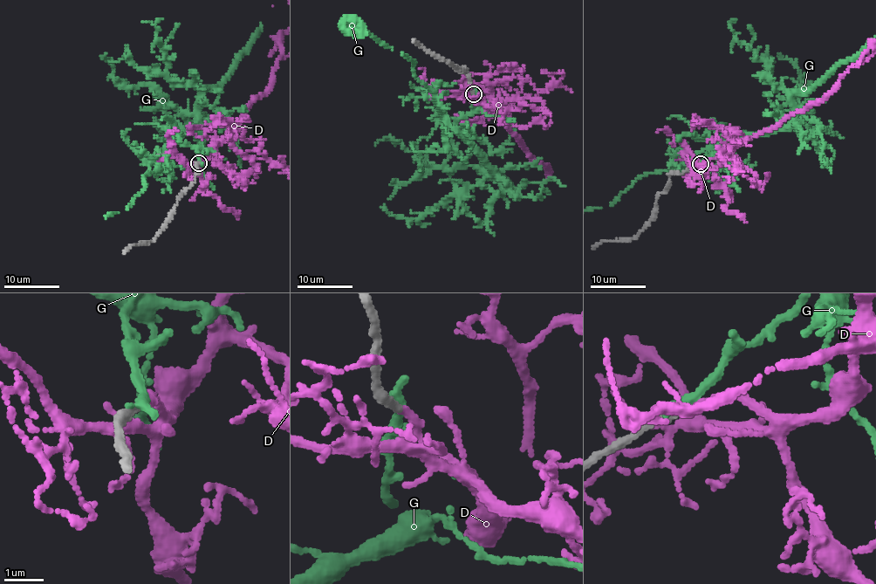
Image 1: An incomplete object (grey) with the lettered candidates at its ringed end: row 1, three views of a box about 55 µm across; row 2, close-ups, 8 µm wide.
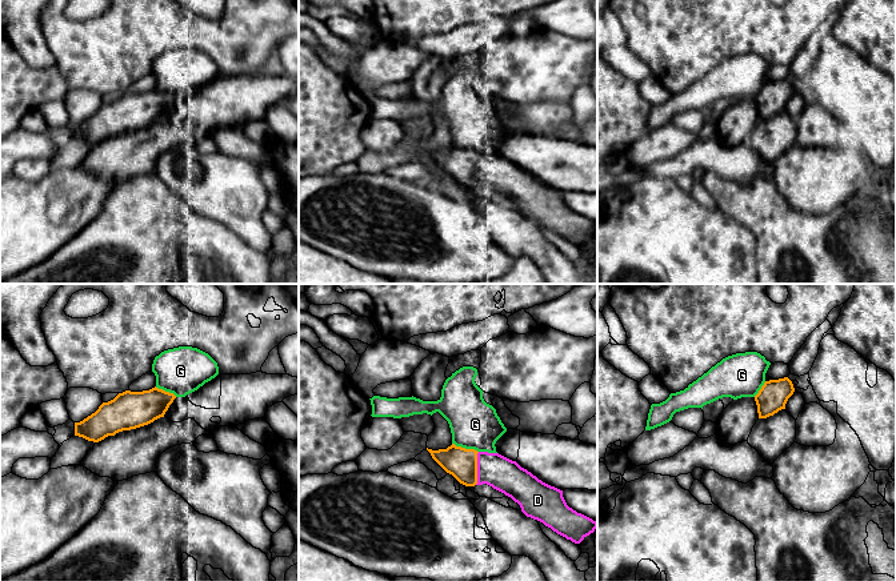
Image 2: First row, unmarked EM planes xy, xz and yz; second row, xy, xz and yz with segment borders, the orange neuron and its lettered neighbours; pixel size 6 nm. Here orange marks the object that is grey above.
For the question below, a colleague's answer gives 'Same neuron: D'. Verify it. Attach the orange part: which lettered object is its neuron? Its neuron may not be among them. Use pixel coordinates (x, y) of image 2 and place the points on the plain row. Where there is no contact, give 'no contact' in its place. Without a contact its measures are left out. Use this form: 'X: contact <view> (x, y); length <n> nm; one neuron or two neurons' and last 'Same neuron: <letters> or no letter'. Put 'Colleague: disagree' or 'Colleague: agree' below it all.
D: contact xz (476, 169); length 200 nm; one neuron
G: contact xz (464, 149); length 170 nm; two neurons
Same neuron: D
Colleague: agree

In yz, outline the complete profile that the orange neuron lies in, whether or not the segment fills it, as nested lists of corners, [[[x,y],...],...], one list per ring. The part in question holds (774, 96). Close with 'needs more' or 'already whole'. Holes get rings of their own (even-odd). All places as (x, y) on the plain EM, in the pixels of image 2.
[[[788,79],[765,83],[755,97],[759,120],[767,120],[785,111],[785,105],[793,93],[793,85]]] | already whole

